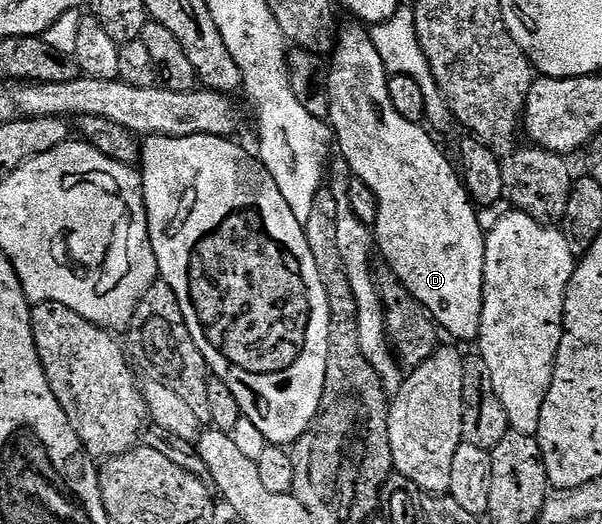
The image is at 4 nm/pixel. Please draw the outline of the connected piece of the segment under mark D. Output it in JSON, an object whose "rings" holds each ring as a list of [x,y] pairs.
{"rings":[[[355,25],[356,27],[339,28],[336,42],[330,52],[330,62],[326,67],[328,77],[328,117],[327,122],[330,124],[330,130],[334,136],[335,146],[340,147],[339,154],[348,162],[349,172],[355,178],[361,179],[370,189],[374,189],[374,197],[378,201],[378,217],[374,224],[374,243],[378,248],[378,255],[385,259],[387,270],[396,274],[400,284],[421,303],[430,314],[432,320],[436,323],[441,332],[453,335],[461,344],[479,340],[480,322],[482,321],[482,305],[484,304],[484,240],[486,232],[478,225],[476,216],[477,208],[474,206],[472,196],[468,194],[468,188],[464,185],[461,172],[457,170],[450,160],[444,156],[444,151],[428,136],[428,131],[424,125],[414,121],[406,121],[398,109],[394,109],[394,101],[390,101],[390,89],[388,88],[389,72],[384,67],[378,50],[375,49],[374,41],[370,34],[369,28],[364,25]]]}

